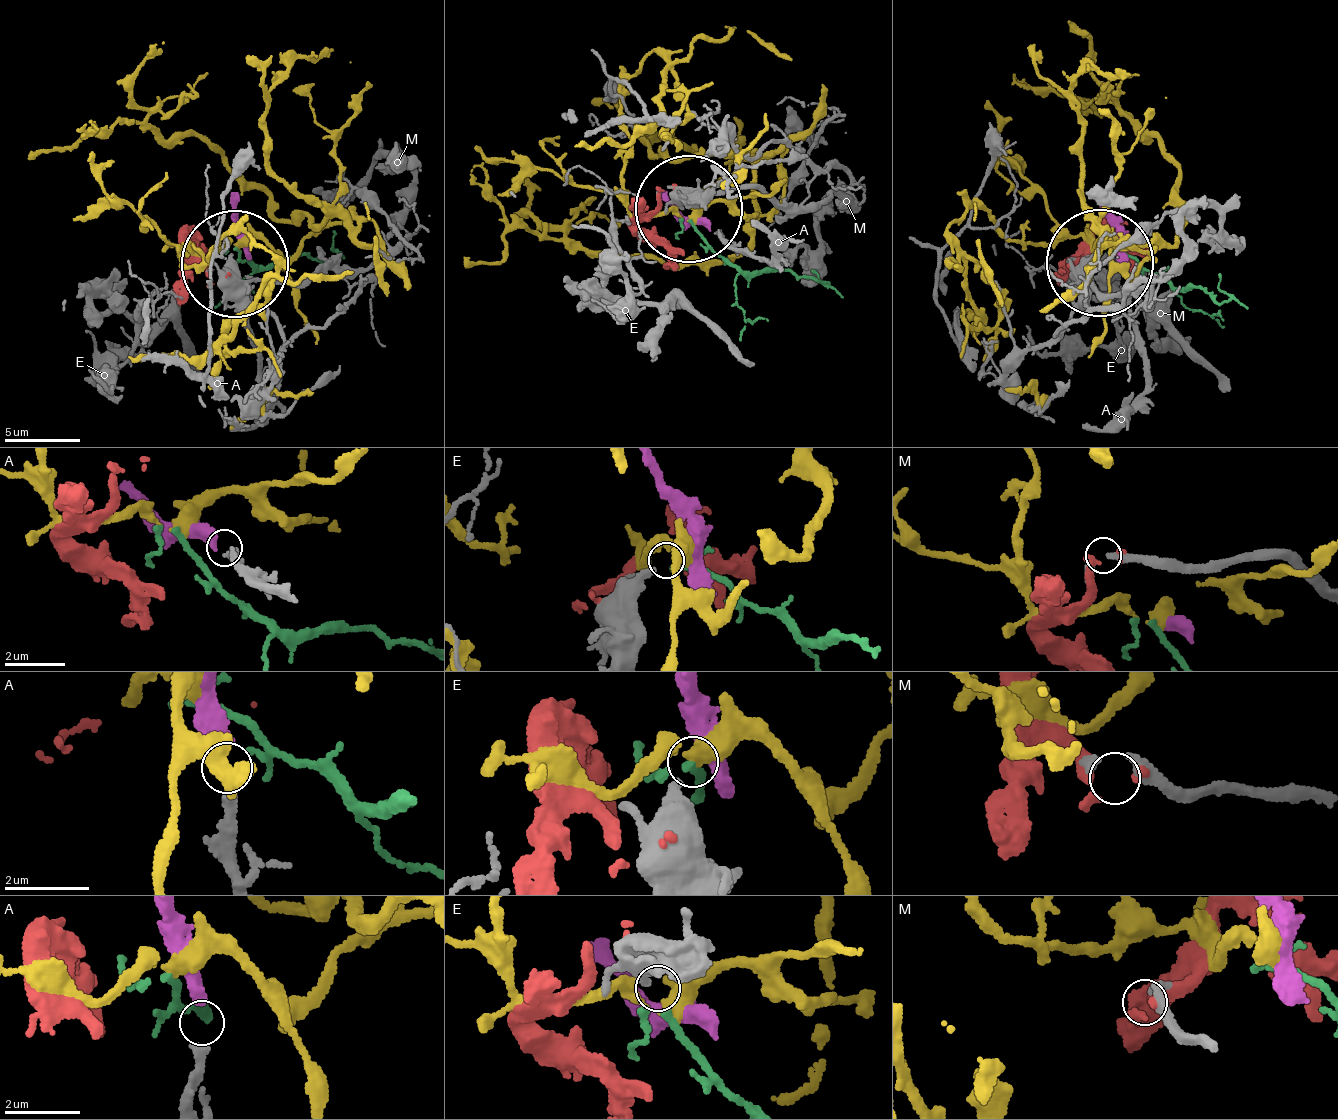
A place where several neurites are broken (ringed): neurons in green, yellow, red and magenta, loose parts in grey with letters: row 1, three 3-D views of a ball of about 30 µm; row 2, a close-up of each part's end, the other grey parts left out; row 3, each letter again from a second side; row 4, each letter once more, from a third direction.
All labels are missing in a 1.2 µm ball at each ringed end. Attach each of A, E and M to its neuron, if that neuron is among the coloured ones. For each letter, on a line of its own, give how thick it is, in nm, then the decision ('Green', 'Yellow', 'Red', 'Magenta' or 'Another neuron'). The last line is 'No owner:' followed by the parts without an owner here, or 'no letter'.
A: Thickness 260 nm. Magenta
E: Thickness 360 nm. Green
M: Thickness 240 nm. Red
No owner: no letter

